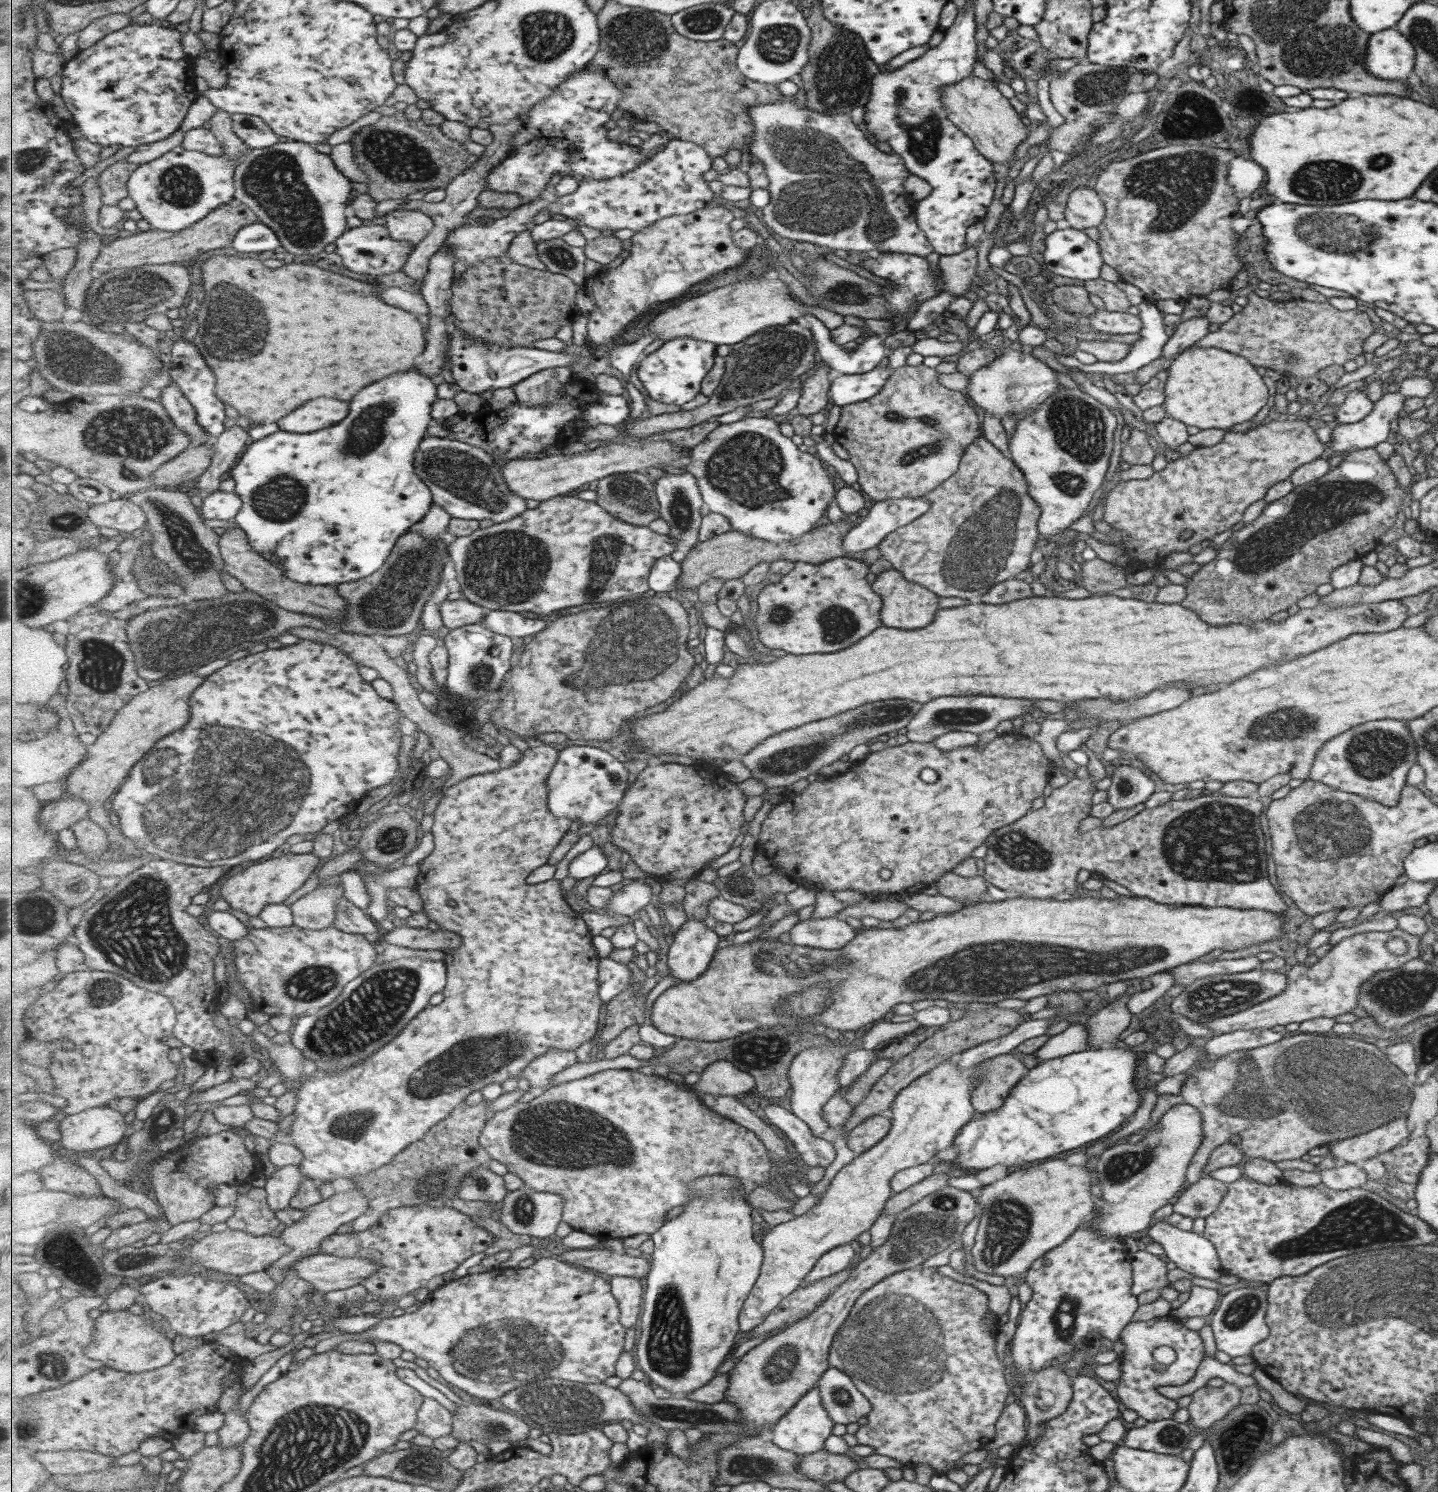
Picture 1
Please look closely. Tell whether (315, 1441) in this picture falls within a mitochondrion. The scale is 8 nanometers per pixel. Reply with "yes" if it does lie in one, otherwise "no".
yes

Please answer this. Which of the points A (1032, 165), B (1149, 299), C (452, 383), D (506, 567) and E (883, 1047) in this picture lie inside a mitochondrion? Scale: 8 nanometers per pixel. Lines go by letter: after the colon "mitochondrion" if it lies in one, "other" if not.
A: other
B: other
C: other
D: mitochondrion
E: other

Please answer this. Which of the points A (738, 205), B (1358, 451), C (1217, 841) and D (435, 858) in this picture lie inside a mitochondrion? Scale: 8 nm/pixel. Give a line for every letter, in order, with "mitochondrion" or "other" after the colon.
A: other
B: other
C: mitochondrion
D: other

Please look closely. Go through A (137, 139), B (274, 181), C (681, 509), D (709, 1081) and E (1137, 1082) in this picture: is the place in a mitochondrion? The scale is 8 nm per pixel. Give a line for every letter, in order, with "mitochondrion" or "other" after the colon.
A: other
B: mitochondrion
C: mitochondrion
D: other
E: other

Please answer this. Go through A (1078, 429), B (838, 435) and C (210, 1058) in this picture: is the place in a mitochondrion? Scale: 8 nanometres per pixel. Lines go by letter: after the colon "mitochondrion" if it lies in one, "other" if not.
A: mitochondrion
B: other
C: other

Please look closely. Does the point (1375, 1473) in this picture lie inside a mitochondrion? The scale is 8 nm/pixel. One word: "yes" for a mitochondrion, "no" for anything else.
no

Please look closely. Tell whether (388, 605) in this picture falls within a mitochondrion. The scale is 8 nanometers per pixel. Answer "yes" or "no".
yes

